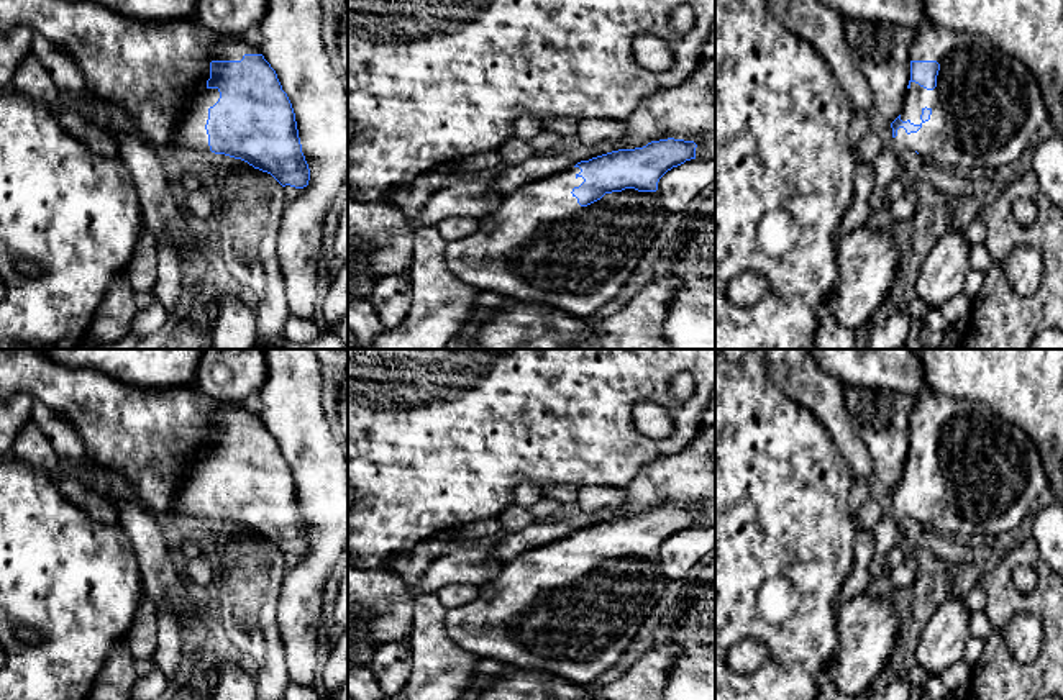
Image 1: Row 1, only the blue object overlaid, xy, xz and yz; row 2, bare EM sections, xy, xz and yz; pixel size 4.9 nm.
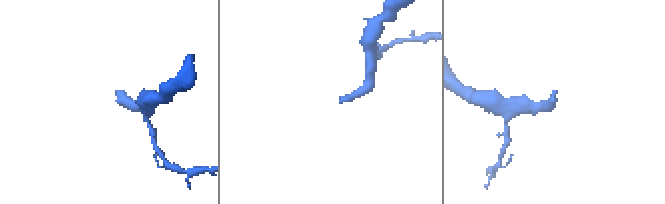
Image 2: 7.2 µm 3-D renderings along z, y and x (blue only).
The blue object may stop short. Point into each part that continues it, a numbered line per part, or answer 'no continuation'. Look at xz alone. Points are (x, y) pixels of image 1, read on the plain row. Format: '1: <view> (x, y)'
1: xz (540, 612)

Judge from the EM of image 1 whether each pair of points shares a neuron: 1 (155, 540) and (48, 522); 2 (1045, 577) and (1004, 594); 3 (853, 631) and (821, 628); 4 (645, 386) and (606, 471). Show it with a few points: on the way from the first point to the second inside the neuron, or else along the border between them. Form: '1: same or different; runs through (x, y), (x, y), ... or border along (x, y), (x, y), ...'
1: different; border along (117, 520), (130, 538), (140, 571)
2: same; runs through (1040, 589), (1031, 599), (1016, 599)
3: different; border along (837, 612), (839, 650), (830, 668)
4: same; runs through (624, 404), (606, 422), (606, 450)

